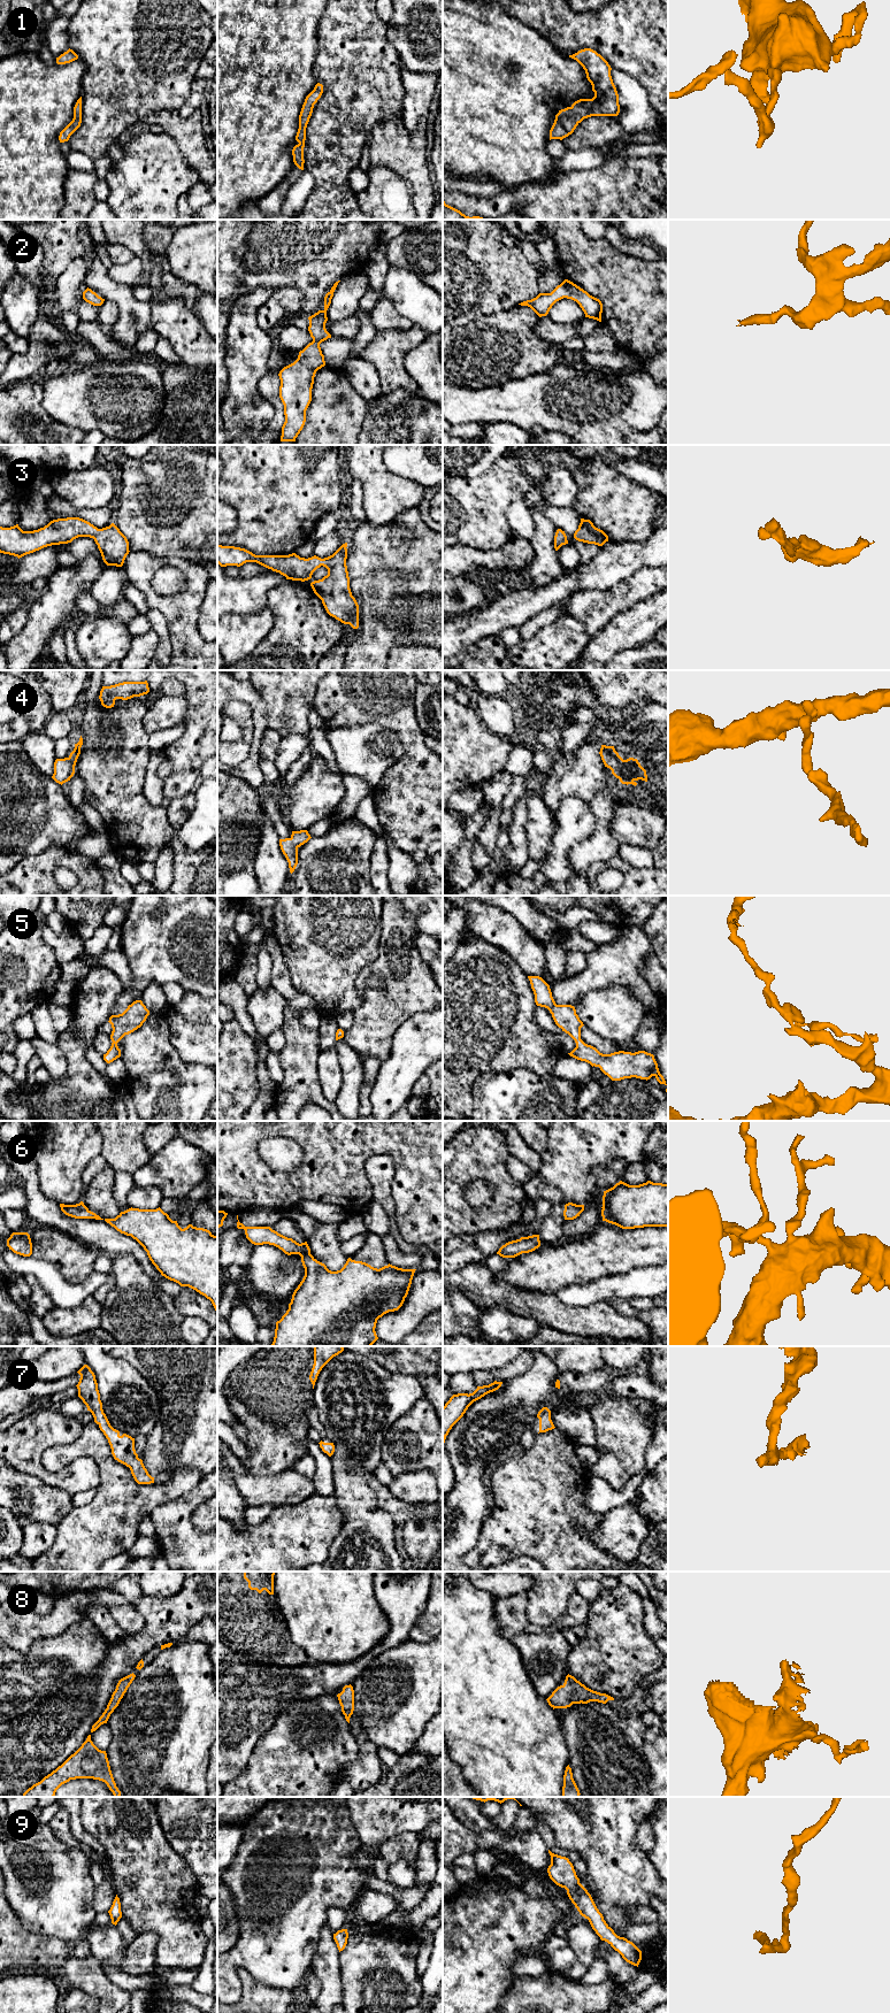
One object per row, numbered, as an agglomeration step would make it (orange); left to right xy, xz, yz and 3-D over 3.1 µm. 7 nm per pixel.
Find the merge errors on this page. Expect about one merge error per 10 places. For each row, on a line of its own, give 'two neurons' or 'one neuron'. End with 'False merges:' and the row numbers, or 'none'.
1: one neuron
2: one neuron
3: one neuron
4: one neuron
5: one neuron
6: one neuron
7: one neuron
8: one neuron
9: one neuron
False merges: none

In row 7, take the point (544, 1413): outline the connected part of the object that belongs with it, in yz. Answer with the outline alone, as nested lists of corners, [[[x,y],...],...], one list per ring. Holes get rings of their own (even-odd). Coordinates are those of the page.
[[[543,1407],[537,1417],[539,1419],[539,1432],[546,1432],[555,1428],[551,1420],[551,1411],[547,1407]]]

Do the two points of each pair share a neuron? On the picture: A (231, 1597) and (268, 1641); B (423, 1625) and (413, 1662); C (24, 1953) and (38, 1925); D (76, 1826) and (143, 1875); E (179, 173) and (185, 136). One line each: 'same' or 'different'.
A: same
B: different
C: different
D: different
E: different

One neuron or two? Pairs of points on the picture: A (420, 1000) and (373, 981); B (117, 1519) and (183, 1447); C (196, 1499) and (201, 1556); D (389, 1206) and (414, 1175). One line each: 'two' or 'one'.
A: two
B: two
C: one
D: two

